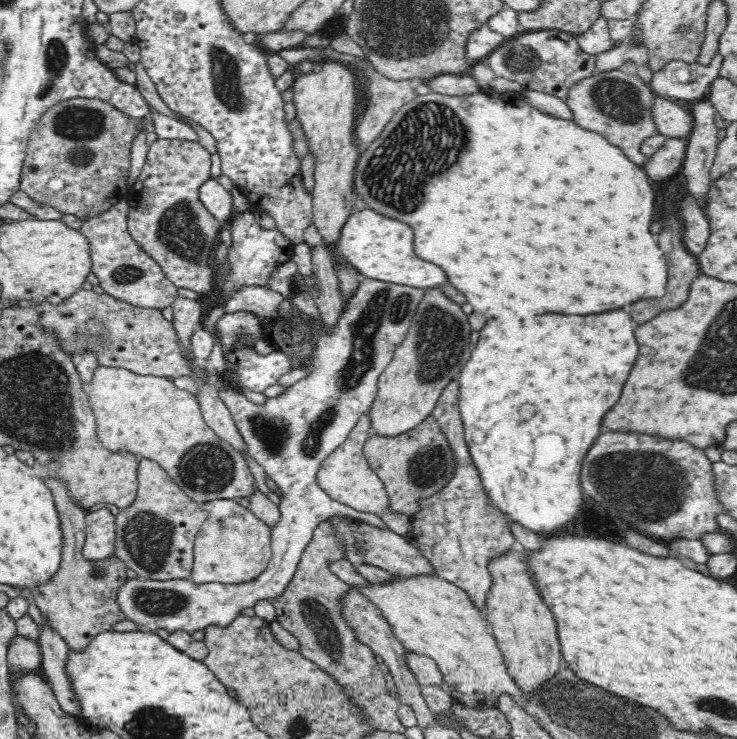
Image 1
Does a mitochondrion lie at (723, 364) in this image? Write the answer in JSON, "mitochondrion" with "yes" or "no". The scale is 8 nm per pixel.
{"mitochondrion":"yes"}

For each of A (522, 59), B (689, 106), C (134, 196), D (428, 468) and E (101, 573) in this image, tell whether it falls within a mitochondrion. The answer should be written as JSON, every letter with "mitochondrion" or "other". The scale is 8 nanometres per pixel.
{"A":"mitochondrion","B":"other","C":"other","D":"mitochondrion","E":"mitochondrion"}

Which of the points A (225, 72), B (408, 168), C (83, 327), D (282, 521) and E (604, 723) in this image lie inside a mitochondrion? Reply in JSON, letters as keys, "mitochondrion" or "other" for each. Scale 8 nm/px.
{"A":"mitochondrion","B":"mitochondrion","C":"mitochondrion","D":"other","E":"mitochondrion"}

